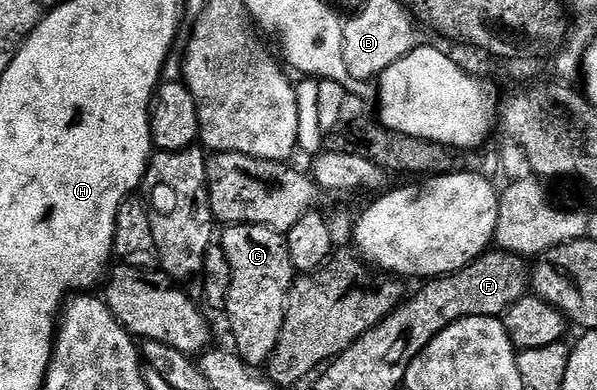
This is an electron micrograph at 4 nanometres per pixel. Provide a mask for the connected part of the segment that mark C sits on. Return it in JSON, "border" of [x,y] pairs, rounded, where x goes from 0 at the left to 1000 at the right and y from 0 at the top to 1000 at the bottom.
{"border":[[[395,574],[379,579],[369,600],[369,628],[389,687],[385,736],[379,751],[375,797],[385,823],[390,895],[399,915],[424,944],[447,936],[469,872],[479,818],[479,772],[486,736],[496,721],[496,695],[477,608],[447,579]]]}

